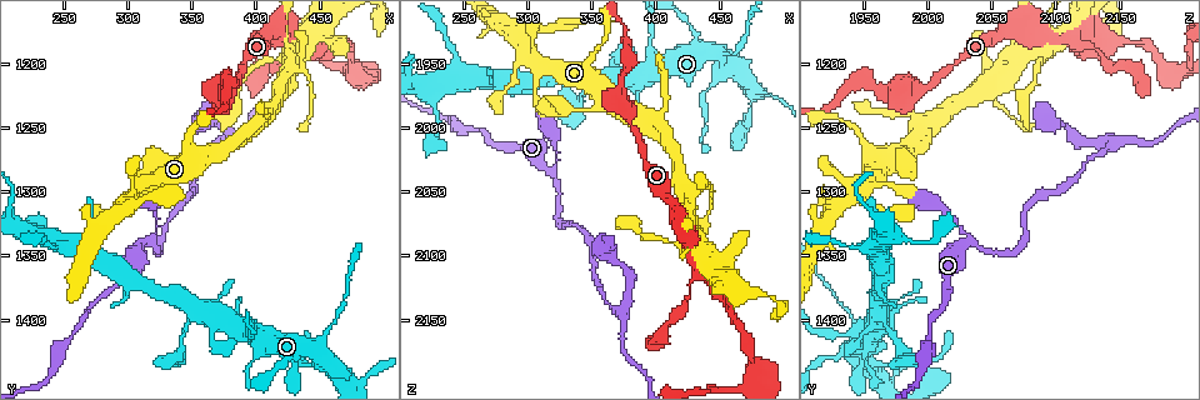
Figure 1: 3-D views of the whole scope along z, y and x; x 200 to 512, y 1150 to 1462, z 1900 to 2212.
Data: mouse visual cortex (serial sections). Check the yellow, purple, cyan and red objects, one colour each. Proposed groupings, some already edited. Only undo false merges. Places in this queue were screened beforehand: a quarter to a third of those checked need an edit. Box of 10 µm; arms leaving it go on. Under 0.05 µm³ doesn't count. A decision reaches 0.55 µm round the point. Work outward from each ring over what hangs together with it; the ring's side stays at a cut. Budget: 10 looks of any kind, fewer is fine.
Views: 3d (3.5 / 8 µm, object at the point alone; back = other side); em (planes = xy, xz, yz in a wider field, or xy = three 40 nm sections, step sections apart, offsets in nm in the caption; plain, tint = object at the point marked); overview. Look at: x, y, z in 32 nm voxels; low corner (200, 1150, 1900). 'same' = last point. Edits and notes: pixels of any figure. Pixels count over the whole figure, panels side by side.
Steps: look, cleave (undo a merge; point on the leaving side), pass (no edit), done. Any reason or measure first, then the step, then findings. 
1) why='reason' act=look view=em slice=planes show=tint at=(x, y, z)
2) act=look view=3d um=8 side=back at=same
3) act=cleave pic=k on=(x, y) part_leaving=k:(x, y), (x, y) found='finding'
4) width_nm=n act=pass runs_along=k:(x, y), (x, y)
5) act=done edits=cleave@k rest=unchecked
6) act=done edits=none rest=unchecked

why='abrupt turn' act=look view=3d um=8 at=(318, 1336, 2032)

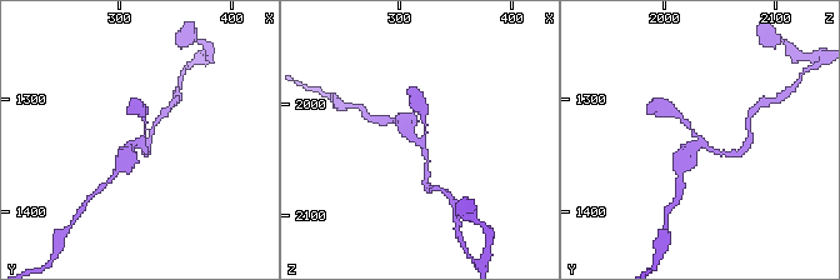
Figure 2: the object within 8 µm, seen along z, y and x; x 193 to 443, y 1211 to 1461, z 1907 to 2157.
arms=3 arm_widths_nm=150,150,450 act=look view=em slice=planes show=tint at=same

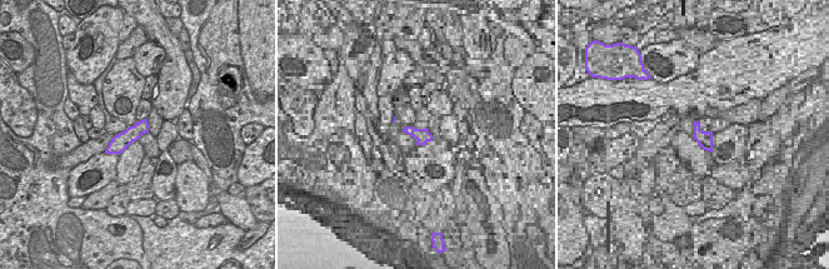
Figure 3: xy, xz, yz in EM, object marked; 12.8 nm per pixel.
act=pass found='one cell here'

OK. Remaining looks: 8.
why='thick turns thin' act=look view=3d um=3.5 at=(370, 1266, 2142)

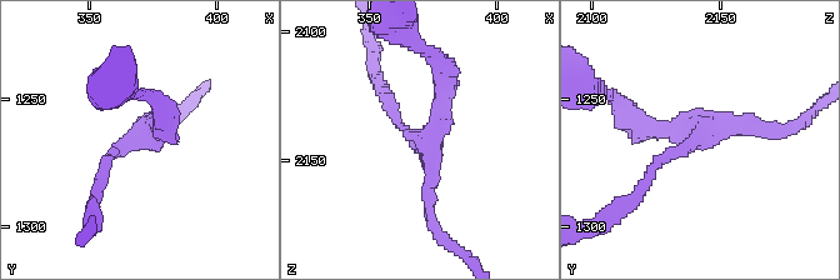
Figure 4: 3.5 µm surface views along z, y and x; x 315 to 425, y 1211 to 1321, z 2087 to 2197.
why='now the EM' act=look view=em slice=xy step=2 show=tint at=(371, 1266, 2142)

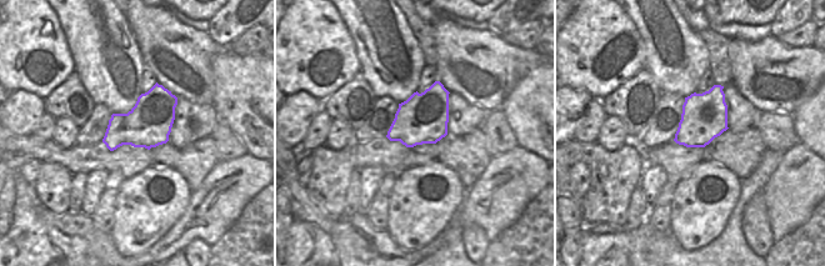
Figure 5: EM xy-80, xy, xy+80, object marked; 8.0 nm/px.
arms=3 act=pass runs_along=4:(101, 179), (105, 159), (163, 129), (163, 114) found='one cell here'

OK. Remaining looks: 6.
why='three-way junction' act=look view=3d um=3.5 at=(436, 1182, 2112)

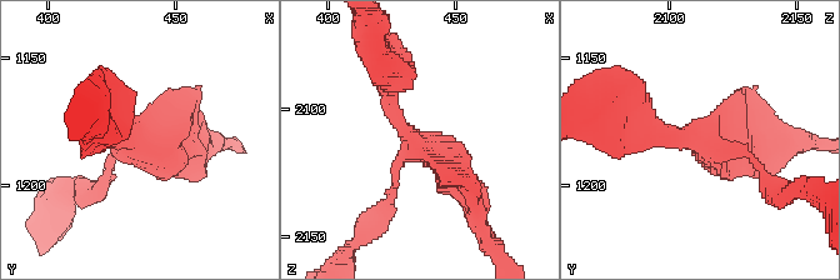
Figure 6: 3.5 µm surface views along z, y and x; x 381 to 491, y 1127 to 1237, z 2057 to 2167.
act=look view=em slice=xy step=2 show=tint at=(434, 1184, 2113)

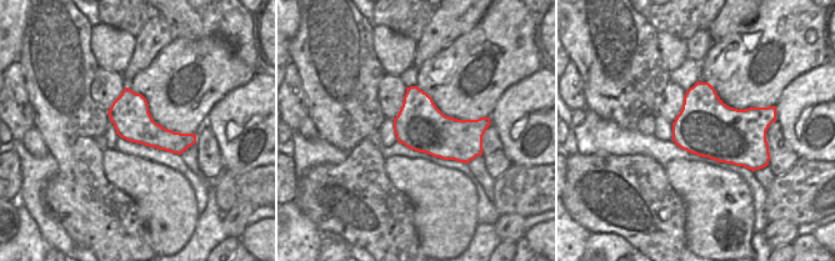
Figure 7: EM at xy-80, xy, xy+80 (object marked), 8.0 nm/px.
act=pass runs_along=6:(389, 71), (389, 110), (474, 200) found='one cell here'

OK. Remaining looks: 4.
why='branch point' act=look view=3d um=3.5 at=(478, 1206, 2192)

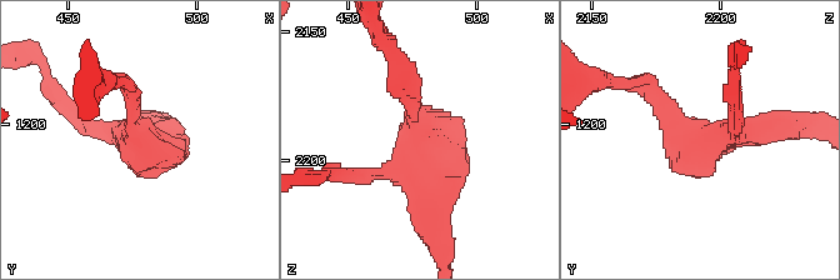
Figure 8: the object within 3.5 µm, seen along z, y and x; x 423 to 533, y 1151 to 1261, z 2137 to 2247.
act=look view=em slice=xy step=2 show=tint at=(477, 1206, 2191)

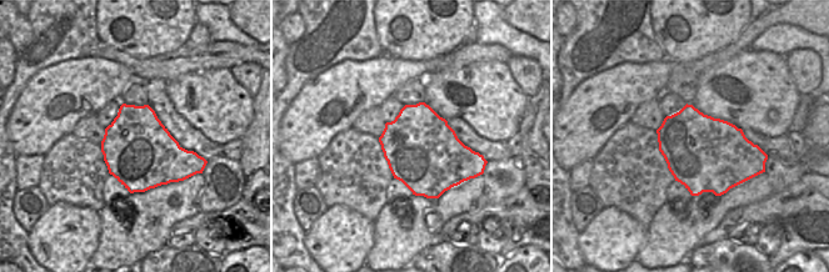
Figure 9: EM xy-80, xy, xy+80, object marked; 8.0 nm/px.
act=pass found='continuous, no second cell'

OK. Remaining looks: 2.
why='sudden change in width' act=look view=3d um=8 at=(456, 1408, 1942)

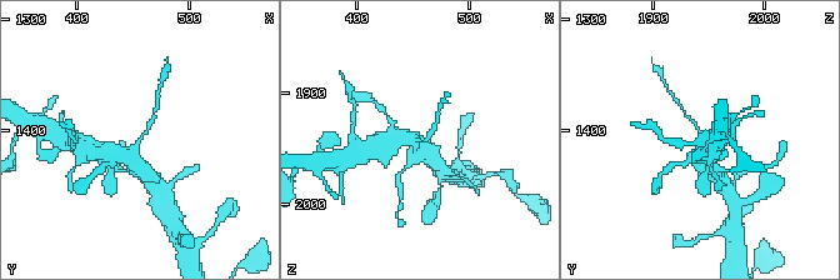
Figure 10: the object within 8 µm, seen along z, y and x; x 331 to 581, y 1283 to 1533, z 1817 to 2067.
why='need the tissue' act=look view=em slice=xy step=1 show=tint at=same

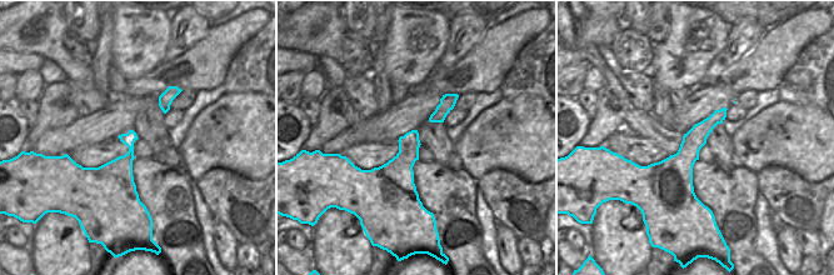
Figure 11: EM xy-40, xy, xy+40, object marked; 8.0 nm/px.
arm_widths_nm=150,400 act=pass runs_along=10:(113, 150), (129, 155), (154, 114) found='one cell here'

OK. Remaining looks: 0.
act=done edits=none rest=unchecked

